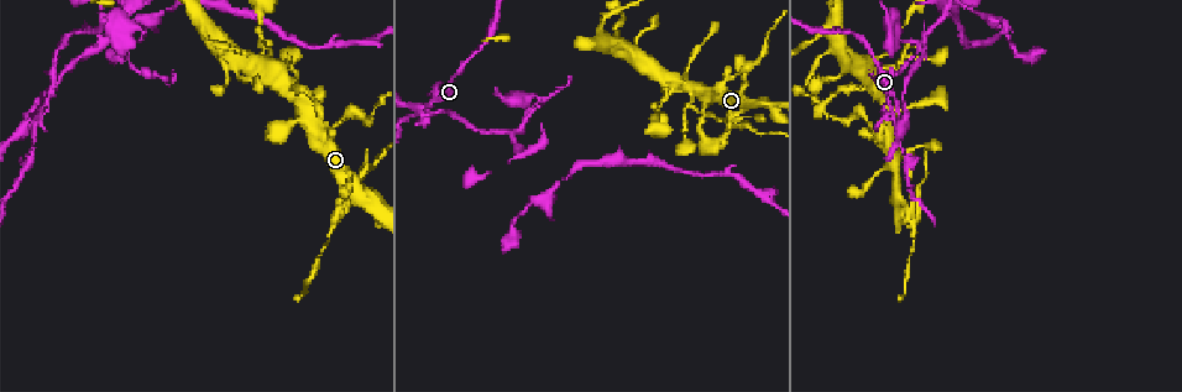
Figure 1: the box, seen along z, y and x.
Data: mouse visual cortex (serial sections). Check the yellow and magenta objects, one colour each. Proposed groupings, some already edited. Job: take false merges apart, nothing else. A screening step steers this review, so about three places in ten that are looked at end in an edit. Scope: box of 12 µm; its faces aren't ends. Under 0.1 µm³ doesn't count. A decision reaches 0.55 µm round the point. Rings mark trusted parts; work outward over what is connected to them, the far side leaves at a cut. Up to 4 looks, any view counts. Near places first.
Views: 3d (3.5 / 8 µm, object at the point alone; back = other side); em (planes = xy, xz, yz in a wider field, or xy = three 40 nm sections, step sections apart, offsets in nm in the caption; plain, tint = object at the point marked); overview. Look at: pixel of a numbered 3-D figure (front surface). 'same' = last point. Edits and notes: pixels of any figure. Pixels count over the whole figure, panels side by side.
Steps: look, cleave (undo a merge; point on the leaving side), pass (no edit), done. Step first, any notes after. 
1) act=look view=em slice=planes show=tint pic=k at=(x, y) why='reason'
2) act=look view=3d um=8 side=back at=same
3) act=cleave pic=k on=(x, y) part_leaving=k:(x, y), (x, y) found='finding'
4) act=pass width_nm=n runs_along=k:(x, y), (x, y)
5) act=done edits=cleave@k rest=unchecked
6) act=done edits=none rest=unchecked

act=look view=3d um=3.5 pic=1 at=(270, 70) why='sudden change in width'

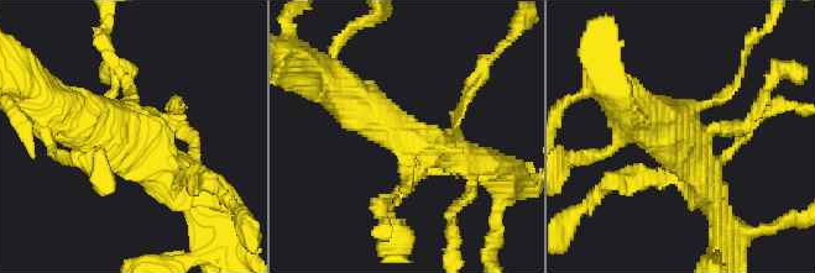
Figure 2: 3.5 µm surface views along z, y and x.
act=look view=em slice=planes show=tint pic=2 at=(678, 139)

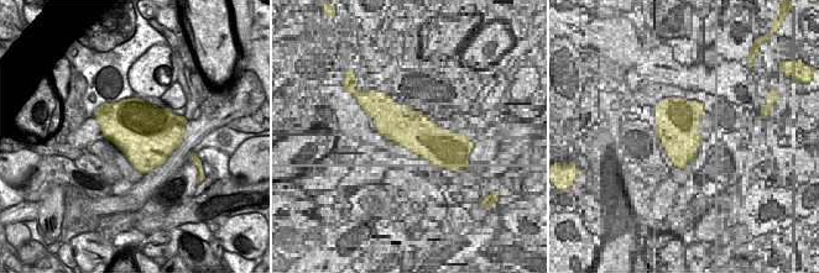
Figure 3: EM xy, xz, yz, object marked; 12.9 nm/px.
act=pass runs_along=2:(187, 182), (141, 141), (61, 110) found='one cell here'

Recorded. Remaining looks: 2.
act=look view=3d um=3.5 pic=1 at=(261, 17) why='three arms meet'

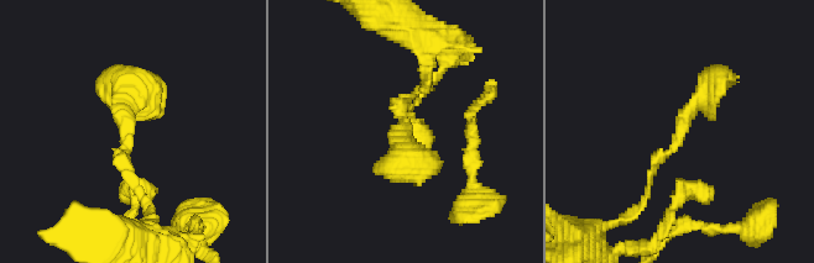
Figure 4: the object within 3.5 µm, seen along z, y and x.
act=look view=em slice=xy step=1 show=tint pic=4 at=(681, 126) arms=3 arm_widths_nm=100,250,300

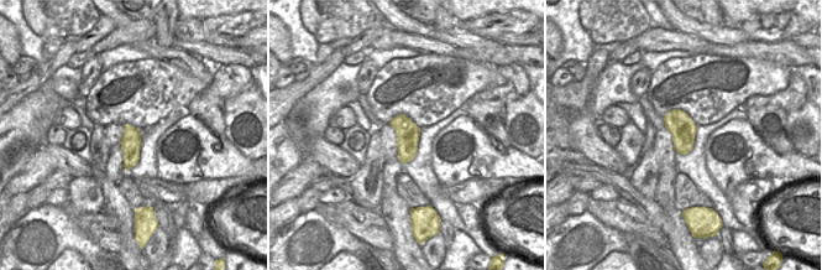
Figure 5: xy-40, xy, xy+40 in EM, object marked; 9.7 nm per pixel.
act=pass runs_along=4:(646, 193), (683, 120), (734, 82) found='all the same cell'

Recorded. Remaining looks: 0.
act=done edits=none rest=unchecked

